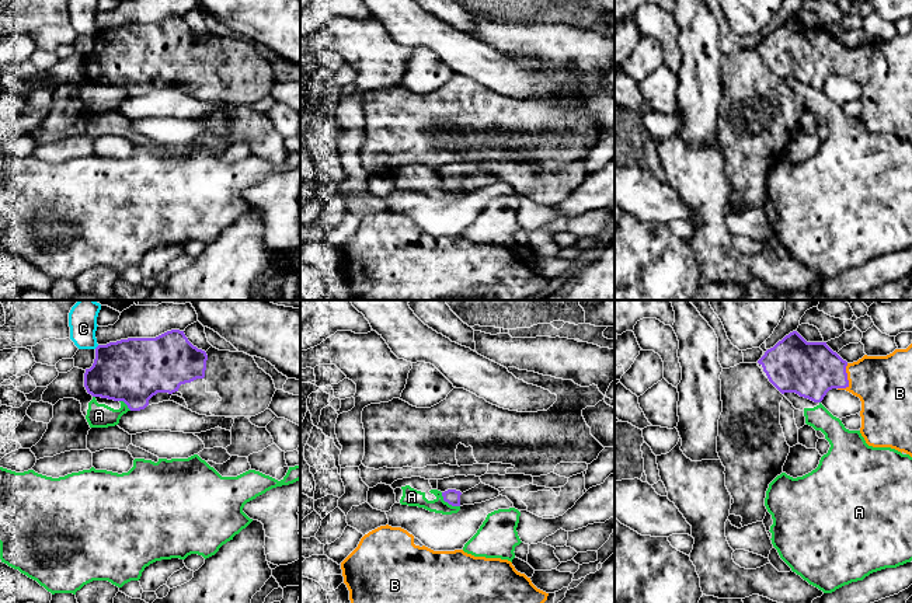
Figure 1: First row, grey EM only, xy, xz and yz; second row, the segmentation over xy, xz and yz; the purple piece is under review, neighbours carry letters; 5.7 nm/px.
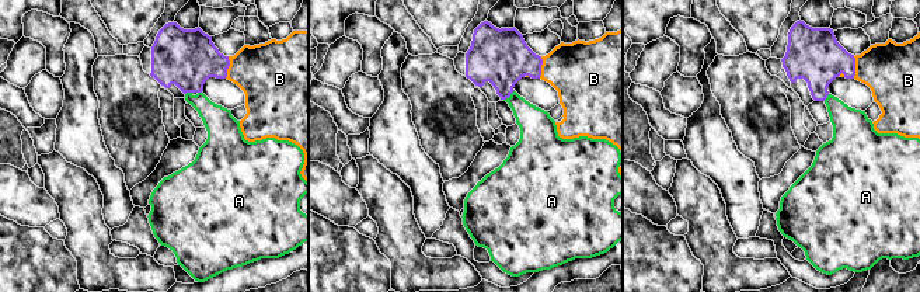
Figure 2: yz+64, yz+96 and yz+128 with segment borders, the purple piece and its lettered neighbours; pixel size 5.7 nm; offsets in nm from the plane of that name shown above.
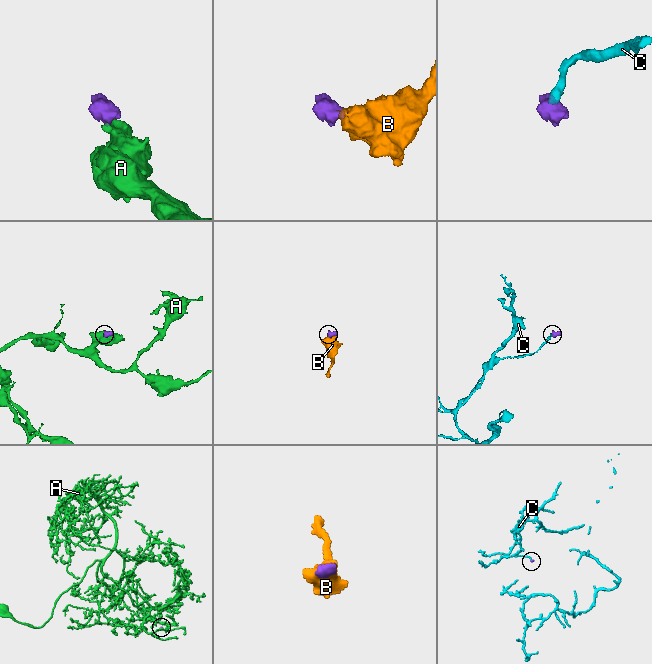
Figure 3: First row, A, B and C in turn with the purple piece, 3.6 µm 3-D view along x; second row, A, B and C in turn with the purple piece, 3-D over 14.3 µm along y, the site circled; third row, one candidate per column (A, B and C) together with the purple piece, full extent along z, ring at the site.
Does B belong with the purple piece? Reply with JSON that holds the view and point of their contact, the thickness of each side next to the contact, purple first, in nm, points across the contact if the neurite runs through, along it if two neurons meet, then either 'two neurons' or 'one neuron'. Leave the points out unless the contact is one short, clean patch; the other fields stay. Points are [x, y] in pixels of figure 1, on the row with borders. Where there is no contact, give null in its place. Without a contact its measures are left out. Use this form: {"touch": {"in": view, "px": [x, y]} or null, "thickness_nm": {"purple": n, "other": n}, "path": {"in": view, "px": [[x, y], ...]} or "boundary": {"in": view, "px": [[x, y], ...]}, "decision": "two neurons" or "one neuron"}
{"touch": {"in": "yz", "px": [846, 379]}, "thickness_nm": {"purple": 320, "other": 320}, "decision": "one neuron"}

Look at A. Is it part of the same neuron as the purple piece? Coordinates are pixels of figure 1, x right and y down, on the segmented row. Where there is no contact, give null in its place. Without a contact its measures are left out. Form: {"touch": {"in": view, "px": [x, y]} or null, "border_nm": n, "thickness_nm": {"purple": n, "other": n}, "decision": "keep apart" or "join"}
{"touch": {"in": "xz", "px": [448, 502]}, "border_nm": 140, "thickness_nm": {"purple": 90, "other": 100}, "decision": "keep apart"}

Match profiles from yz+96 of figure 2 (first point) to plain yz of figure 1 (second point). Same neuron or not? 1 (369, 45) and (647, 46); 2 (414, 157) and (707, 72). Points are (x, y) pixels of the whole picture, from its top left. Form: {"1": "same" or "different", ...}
{"1": "different", "2": "same"}

